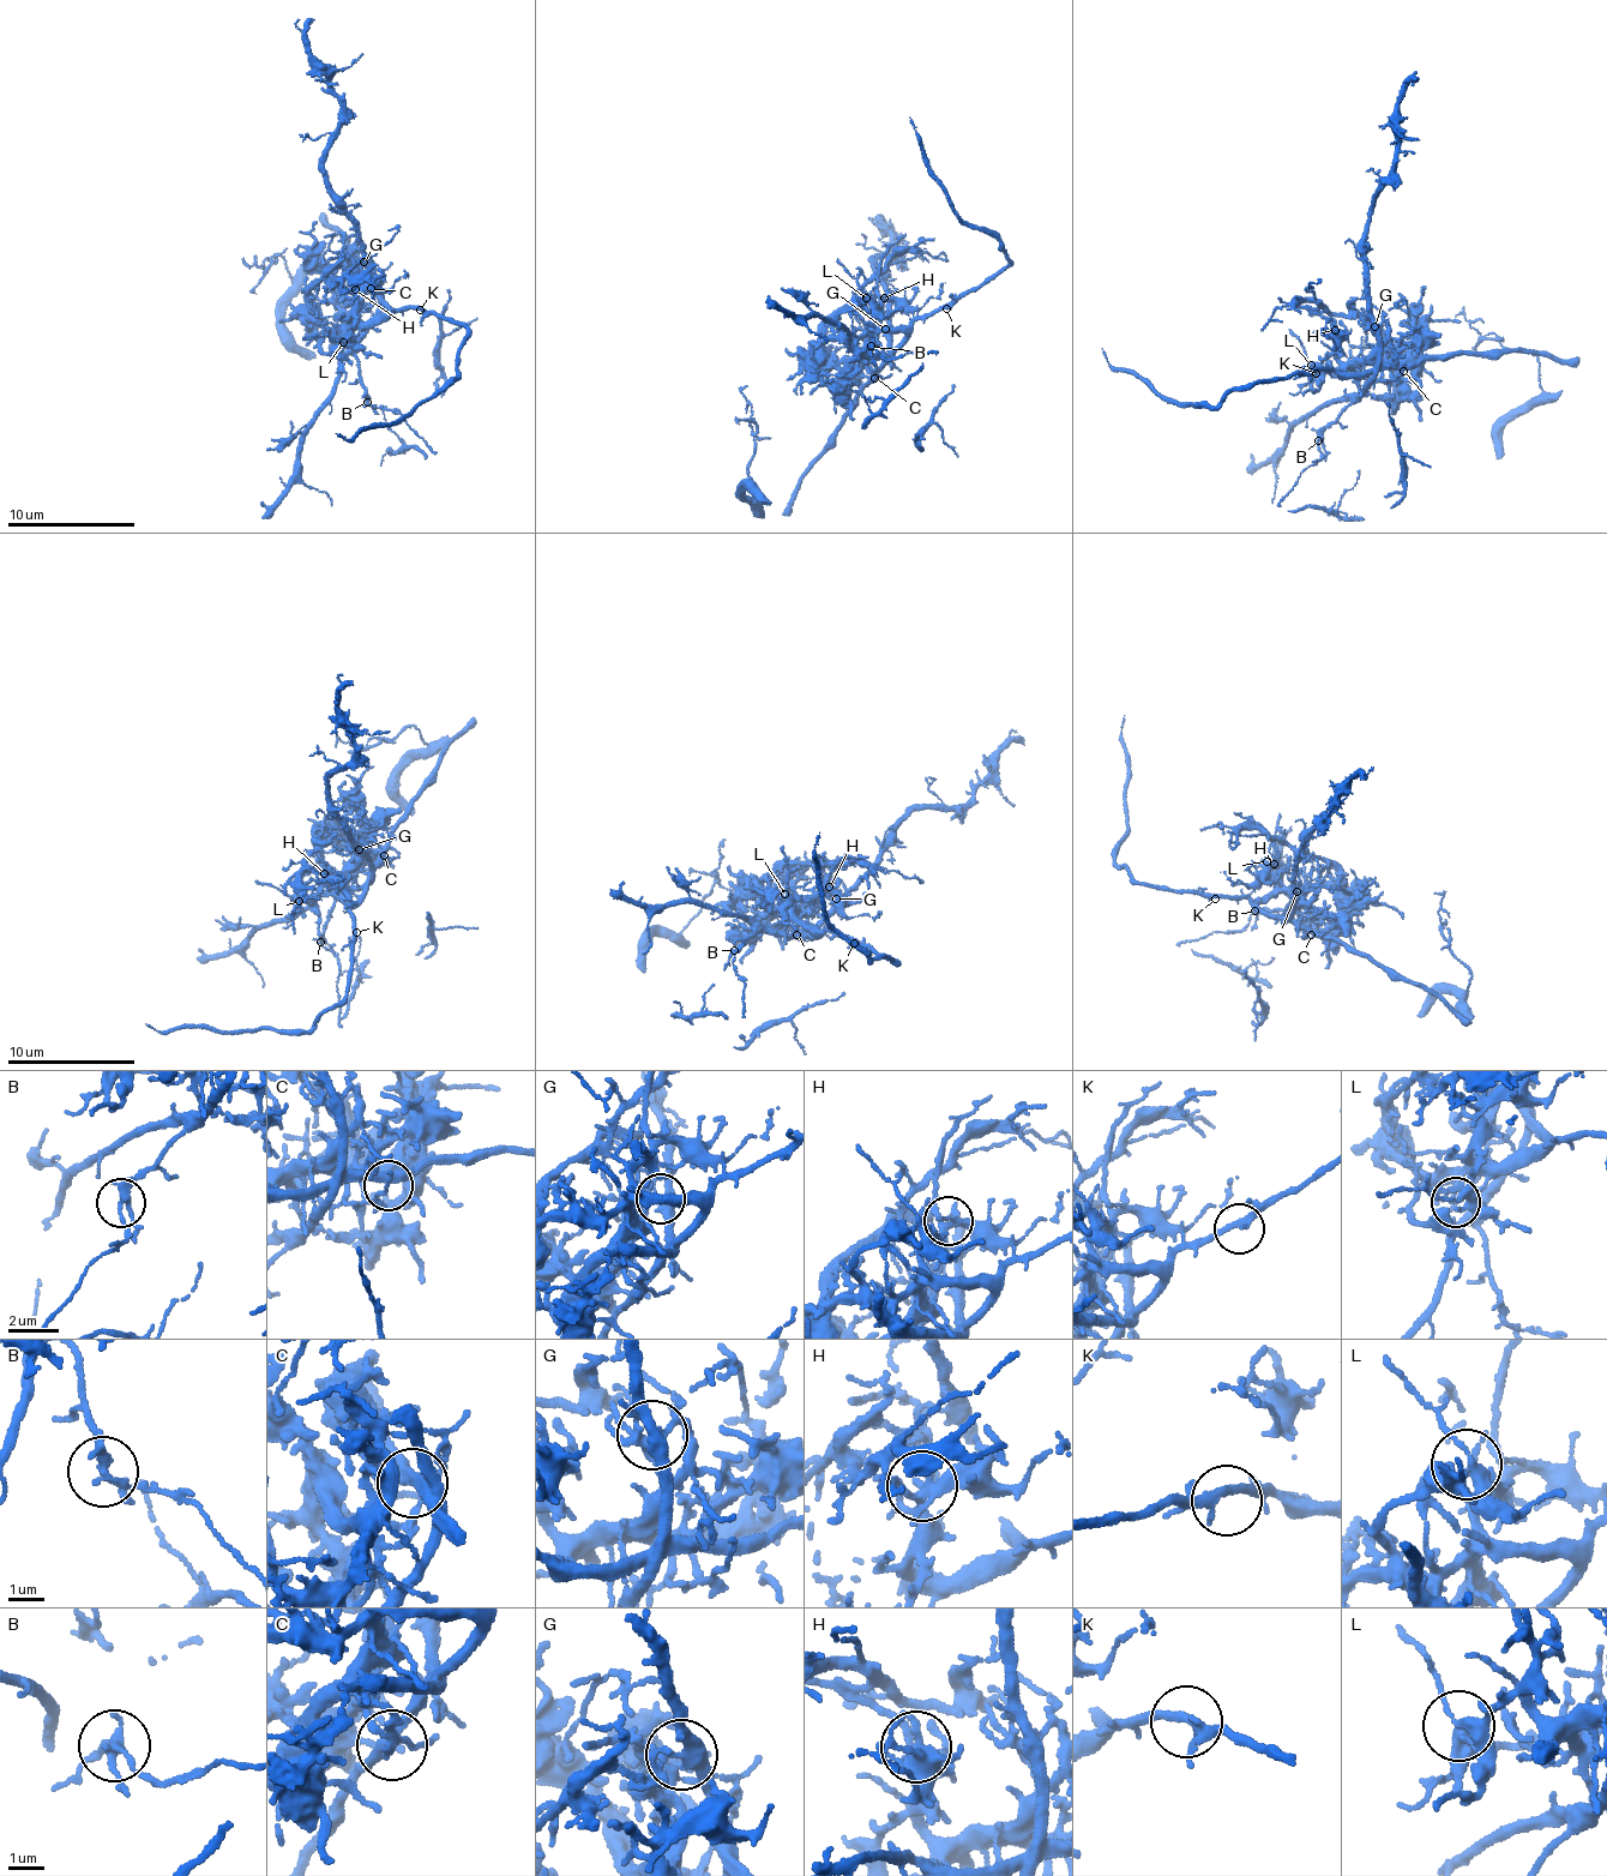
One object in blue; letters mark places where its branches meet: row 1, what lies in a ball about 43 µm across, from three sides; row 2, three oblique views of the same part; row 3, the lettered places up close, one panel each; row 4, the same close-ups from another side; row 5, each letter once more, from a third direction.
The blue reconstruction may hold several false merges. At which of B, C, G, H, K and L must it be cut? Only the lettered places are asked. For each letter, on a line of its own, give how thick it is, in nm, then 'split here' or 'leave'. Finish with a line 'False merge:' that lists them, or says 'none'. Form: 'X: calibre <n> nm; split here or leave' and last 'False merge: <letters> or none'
B: calibre 220 nm; split here
C: calibre 280 nm; leave
G: calibre 320 nm; split here
H: calibre 280 nm; leave
K: calibre 200 nm; leave
L: calibre 260 nm; leave
False merge: B, G

